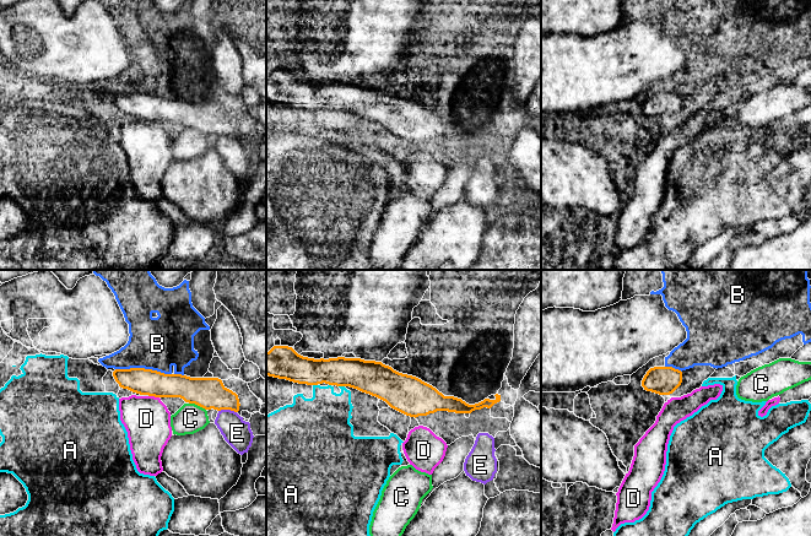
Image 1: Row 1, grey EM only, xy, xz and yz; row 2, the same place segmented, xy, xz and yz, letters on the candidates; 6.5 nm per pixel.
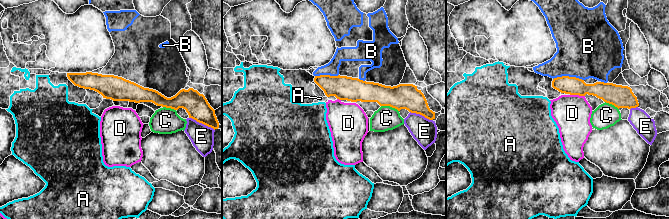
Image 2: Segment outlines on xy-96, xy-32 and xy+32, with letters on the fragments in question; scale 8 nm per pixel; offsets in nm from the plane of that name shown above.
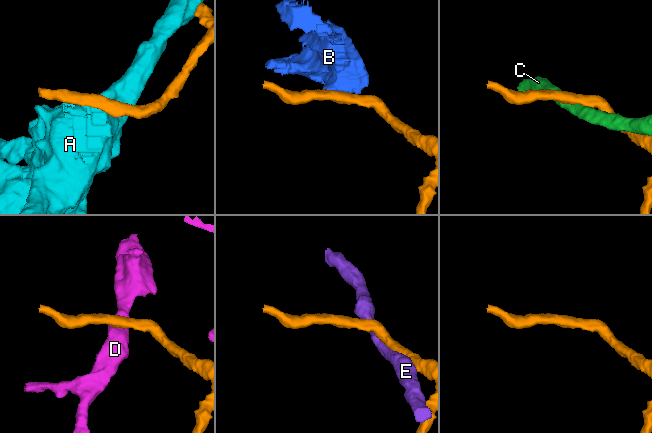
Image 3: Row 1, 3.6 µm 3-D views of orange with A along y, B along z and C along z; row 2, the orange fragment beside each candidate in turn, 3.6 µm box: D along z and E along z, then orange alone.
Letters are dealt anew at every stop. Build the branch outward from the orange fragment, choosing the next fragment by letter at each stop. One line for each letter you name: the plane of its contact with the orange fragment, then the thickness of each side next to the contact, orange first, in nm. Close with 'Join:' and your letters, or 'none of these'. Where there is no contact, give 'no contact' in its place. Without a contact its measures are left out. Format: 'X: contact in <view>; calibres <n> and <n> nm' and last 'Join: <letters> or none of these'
Join: none of these

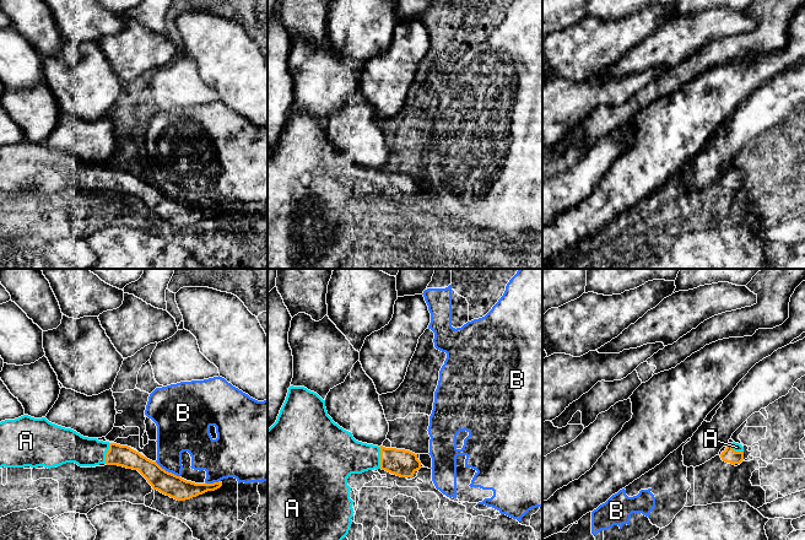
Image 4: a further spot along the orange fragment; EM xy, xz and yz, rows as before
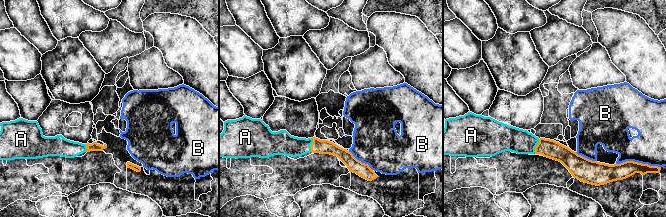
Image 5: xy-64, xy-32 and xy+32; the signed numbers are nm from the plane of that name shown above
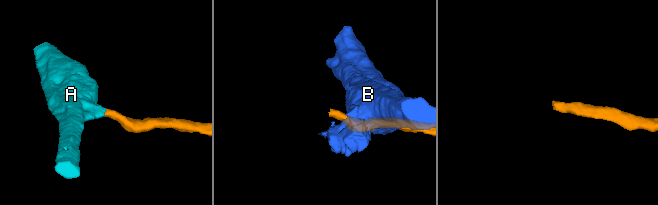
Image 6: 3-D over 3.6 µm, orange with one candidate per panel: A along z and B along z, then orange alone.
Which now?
A: contact in xz; calibres 180 and 260 nm
Join: A

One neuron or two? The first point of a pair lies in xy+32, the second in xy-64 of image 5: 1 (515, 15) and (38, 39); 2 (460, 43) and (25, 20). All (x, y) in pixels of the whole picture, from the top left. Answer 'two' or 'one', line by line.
1: two
2: two

